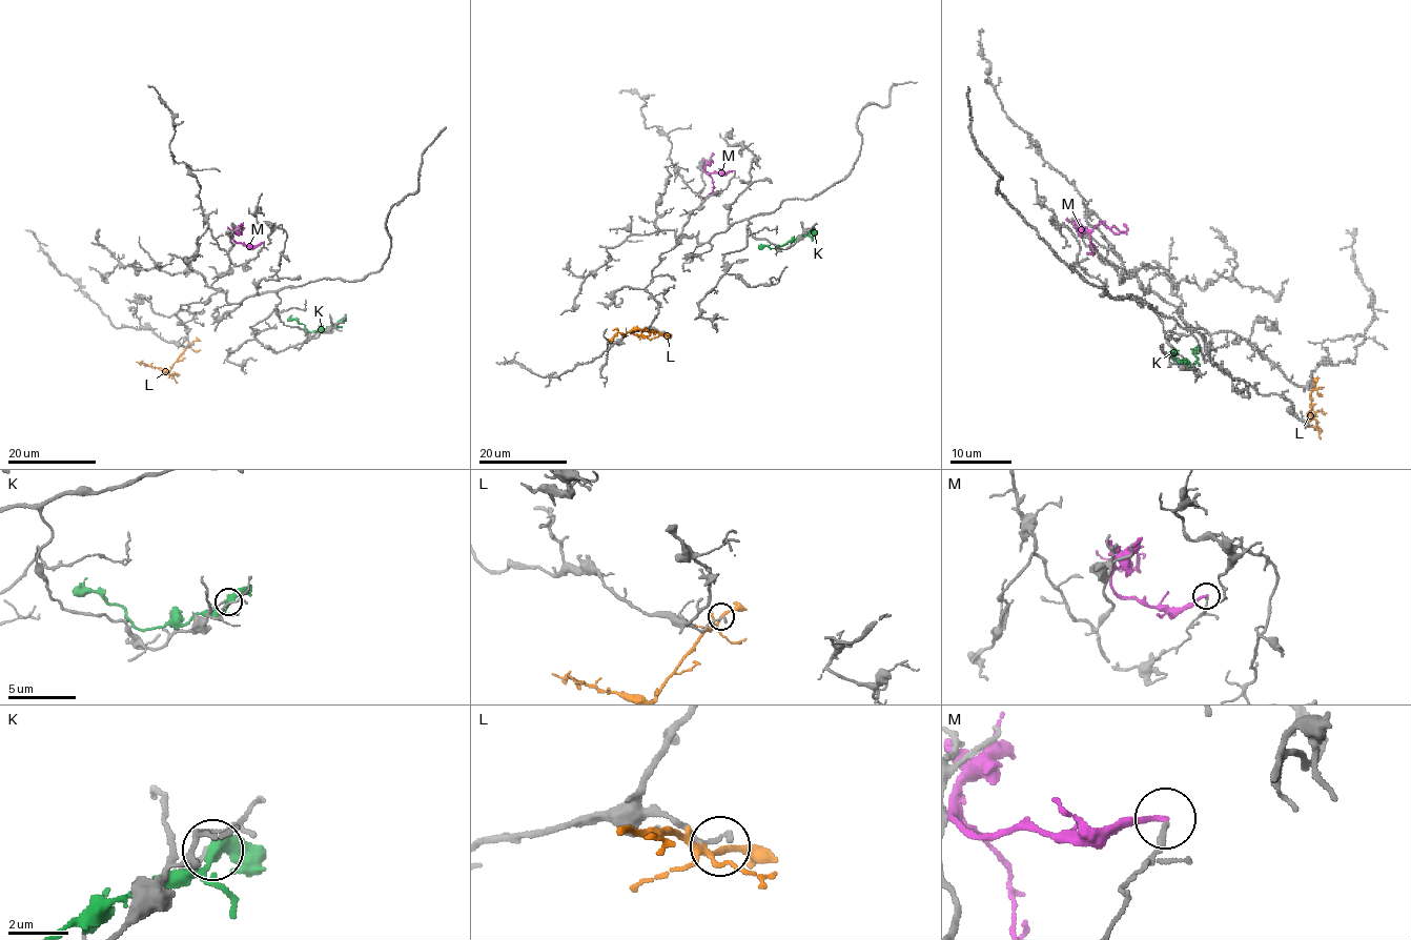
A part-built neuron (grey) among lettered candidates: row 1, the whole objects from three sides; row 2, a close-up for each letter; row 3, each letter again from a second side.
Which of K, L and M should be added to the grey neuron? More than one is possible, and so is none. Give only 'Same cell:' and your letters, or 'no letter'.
Same cell: no letter

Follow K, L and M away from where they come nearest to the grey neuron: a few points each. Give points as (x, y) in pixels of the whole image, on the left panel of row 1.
K: (339, 323), (309, 331), (303, 324), (287, 319)
L: (191, 343), (168, 370), (136, 362)
M: (264, 242), (244, 245), (233, 239), (241, 225), (242, 234), (227, 226)

